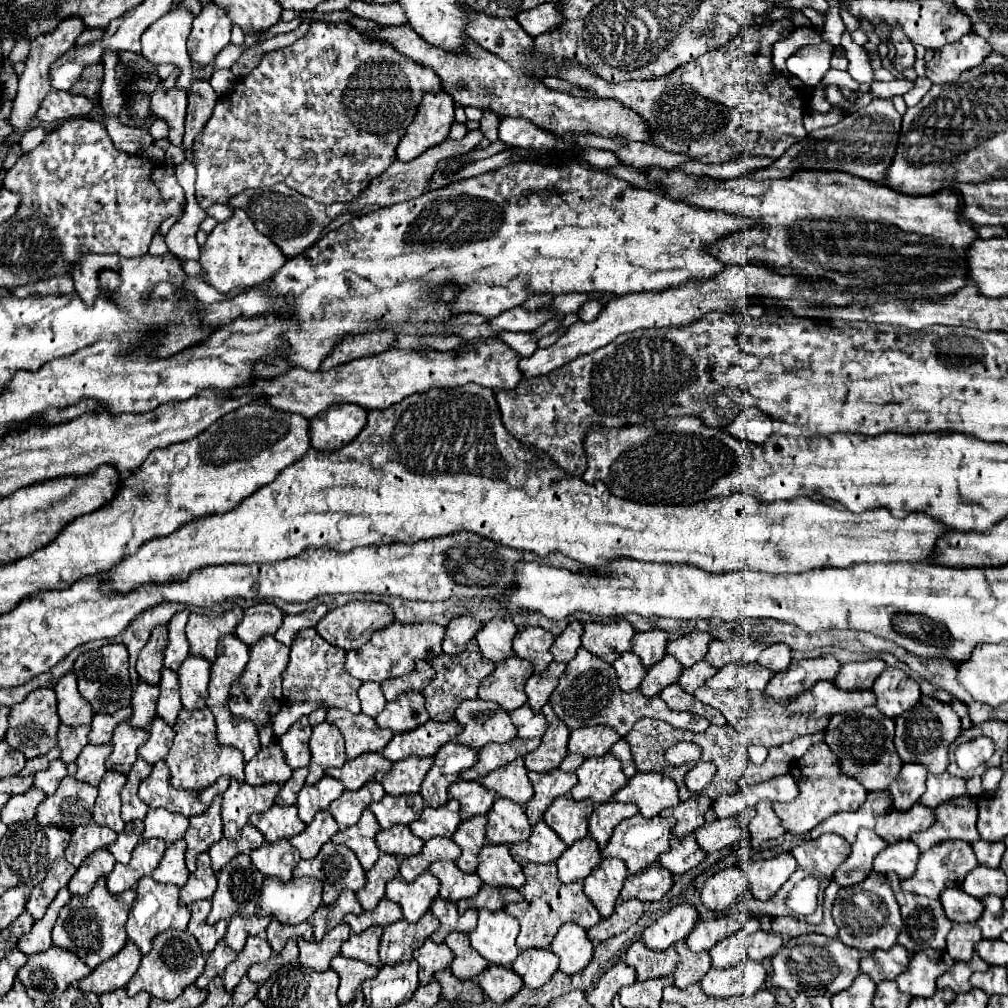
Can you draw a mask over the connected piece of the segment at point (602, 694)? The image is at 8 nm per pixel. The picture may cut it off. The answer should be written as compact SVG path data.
M583 647L577 651L575 659L567 663L567 669L561 675L559 685L555 687L549 703L555 711L555 715L563 723L567 723L567 727L571 731L579 729L579 727L589 727L589 725L607 725L607 727L613 727L619 735L627 735L627 731L633 727L633 723L641 717L661 719L661 721L671 723L677 729L689 729L693 733L705 731L709 727L709 721L697 713L669 711L665 701L659 699L659 695L647 699L639 689L629 691L629 693L621 691L617 685L617 677L615 677L613 667L609 663L603 663L601 659L597 659L595 655L591 655Z

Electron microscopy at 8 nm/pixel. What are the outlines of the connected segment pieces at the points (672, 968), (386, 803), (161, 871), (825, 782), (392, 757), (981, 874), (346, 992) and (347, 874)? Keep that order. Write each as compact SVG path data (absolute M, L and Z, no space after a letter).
M635 941L625 955L625 963L637 971L637 981L673 975L675 985L685 989L699 983L711 969L711 957L707 951L693 953L685 941L669 947L667 951L649 951L639 941Z
M419 793L411 795L385 795L381 801L371 803L369 809L375 813L381 829L391 829L393 825L409 825L413 819L421 817L423 797Z
M185 839L169 843L161 863L151 873L151 877L157 883L171 883L171 885L177 885L177 887L183 887L187 883L189 871L185 867Z
M815 743L811 745L809 753L791 765L791 775L797 777L797 785L799 785L799 797L791 803L787 803L785 807L773 807L777 817L781 819L781 825L795 835L801 833L809 833L815 825L819 825L821 821L825 821L827 817L841 813L841 811L857 811L857 807L861 807L861 803L865 801L865 787L861 787L857 783L857 779L847 777L841 773L837 757L831 753L831 749L825 743Z
M451 719L447 723L427 721L425 725L421 725L413 731L395 735L389 741L389 745L381 751L381 755L385 759L389 759L391 763L397 763L411 755L433 757L437 753L437 749L441 745L453 741L455 735L459 735L459 731L461 731L461 723L457 723L457 719Z
M977 865L963 881L963 889L981 899L985 895L997 895L1005 897L1007 895L1007 879L1001 869L991 869L985 865Z
M337 955L331 959L331 969L337 971L341 983L339 983L339 991L337 997L341 1001L341 1005L347 1005L353 999L355 989L365 981L365 979L373 979L379 971L379 967L363 963L363 961L355 961L355 959L347 959L343 955Z
M331 841L321 847L317 857L301 861L293 871L293 877L315 877L323 883L323 901L333 905L341 891L359 891L365 885L365 869L355 853L345 845L333 845Z

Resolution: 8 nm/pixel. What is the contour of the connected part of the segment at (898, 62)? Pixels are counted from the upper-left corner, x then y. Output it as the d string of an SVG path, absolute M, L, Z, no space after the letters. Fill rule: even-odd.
M891 31L891 43L895 45L897 53L891 61L893 69L903 73L907 69L913 69L913 63L915 63L915 51L913 51L913 45L905 39L905 35L901 35L901 31Z

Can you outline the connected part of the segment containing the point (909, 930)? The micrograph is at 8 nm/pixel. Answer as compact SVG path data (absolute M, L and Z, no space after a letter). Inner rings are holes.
M887 875L891 887L893 887L893 893L895 893L895 899L901 907L901 915L903 915L903 929L897 937L897 943L903 945L909 953L917 953L917 951L923 951L927 947L931 949L945 949L945 943L947 943L947 933L951 931L953 923L947 919L941 903L937 899L929 899L929 897L921 897L921 895L913 895L913 893L907 893L901 889L901 879L897 875Z

